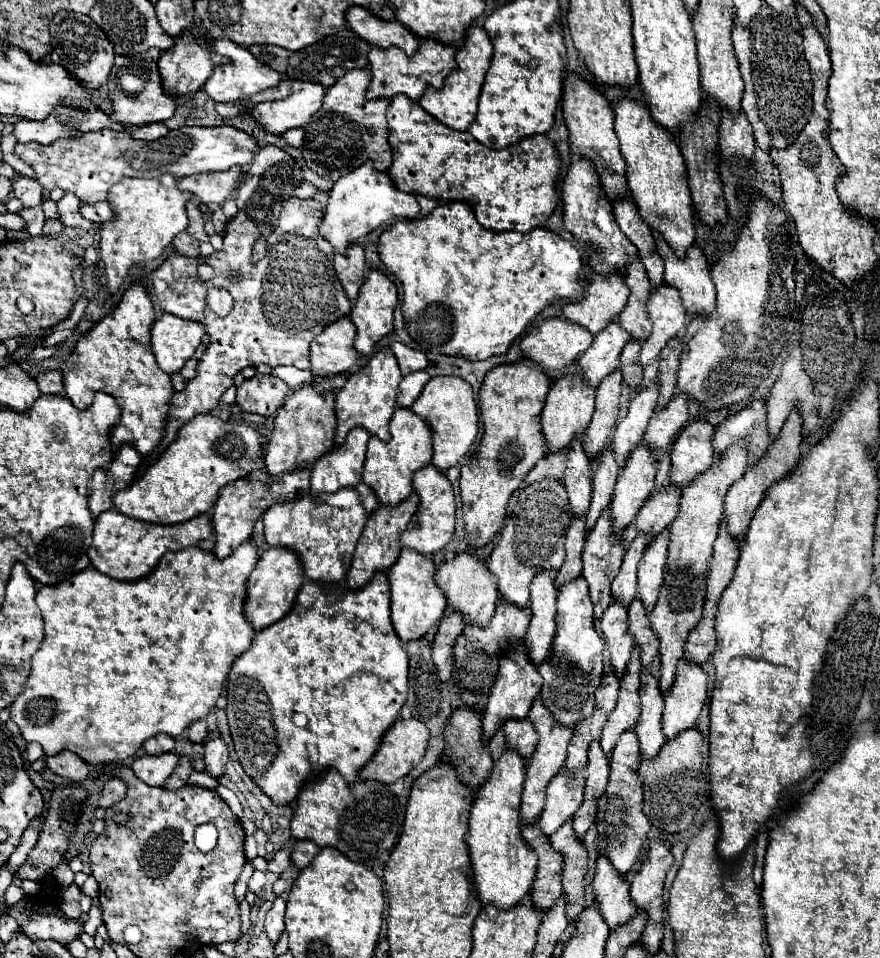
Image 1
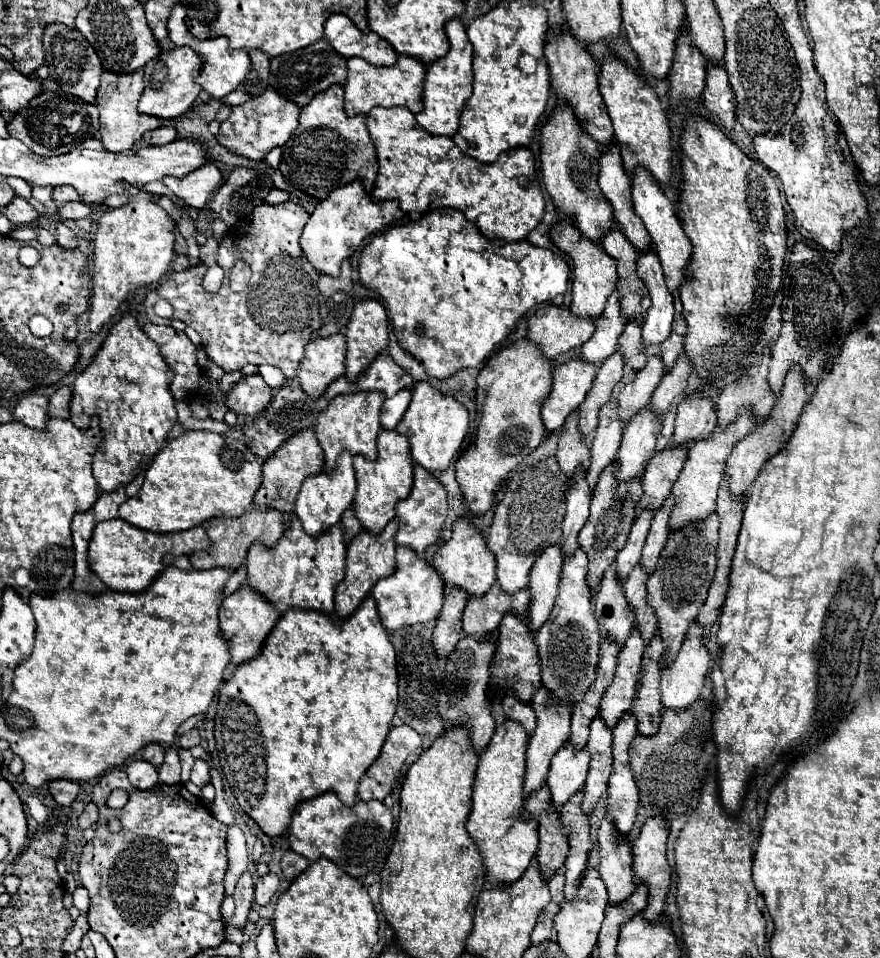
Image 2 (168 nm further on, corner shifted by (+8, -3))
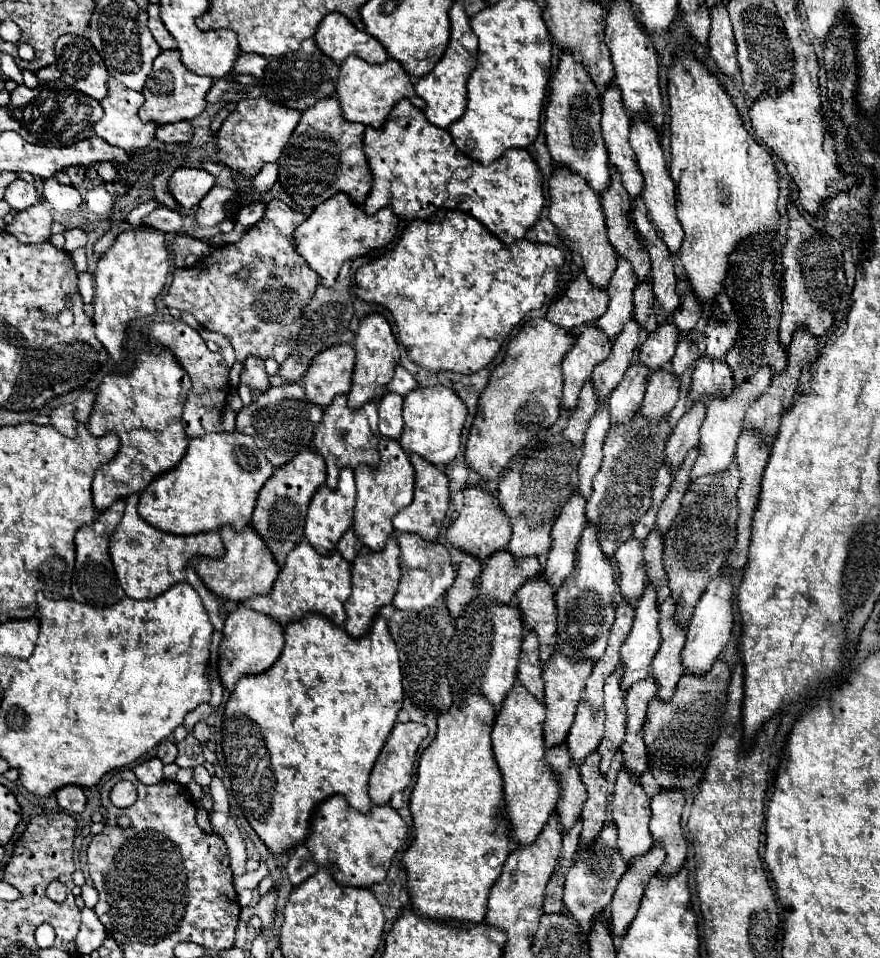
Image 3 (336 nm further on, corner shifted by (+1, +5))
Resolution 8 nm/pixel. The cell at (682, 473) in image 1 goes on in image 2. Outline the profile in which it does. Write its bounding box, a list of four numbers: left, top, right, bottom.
[672,391,716,447]

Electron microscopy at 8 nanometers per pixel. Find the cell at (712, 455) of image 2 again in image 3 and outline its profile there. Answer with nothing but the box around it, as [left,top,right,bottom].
[691,365,773,479]

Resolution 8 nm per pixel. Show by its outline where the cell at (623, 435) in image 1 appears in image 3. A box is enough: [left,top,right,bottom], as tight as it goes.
[639,323,679,371]

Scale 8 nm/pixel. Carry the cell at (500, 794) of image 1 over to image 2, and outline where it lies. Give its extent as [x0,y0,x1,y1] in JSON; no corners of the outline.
[466,721,538,887]

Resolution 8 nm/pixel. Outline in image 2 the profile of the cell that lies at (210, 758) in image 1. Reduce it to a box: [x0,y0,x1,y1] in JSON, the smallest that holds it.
[190,759,212,787]

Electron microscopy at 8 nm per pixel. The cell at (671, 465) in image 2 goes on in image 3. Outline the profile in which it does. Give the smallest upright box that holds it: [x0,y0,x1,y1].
[667,397,709,471]

